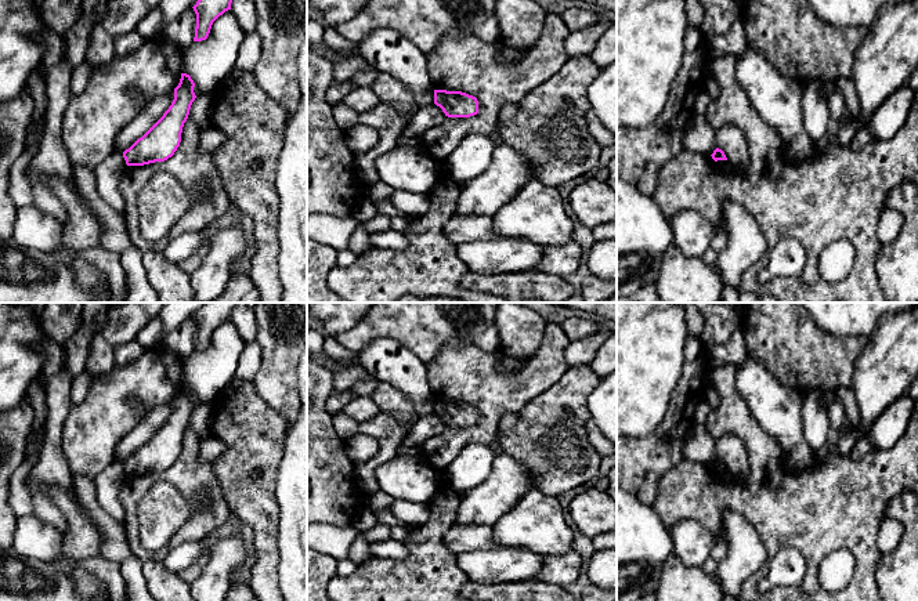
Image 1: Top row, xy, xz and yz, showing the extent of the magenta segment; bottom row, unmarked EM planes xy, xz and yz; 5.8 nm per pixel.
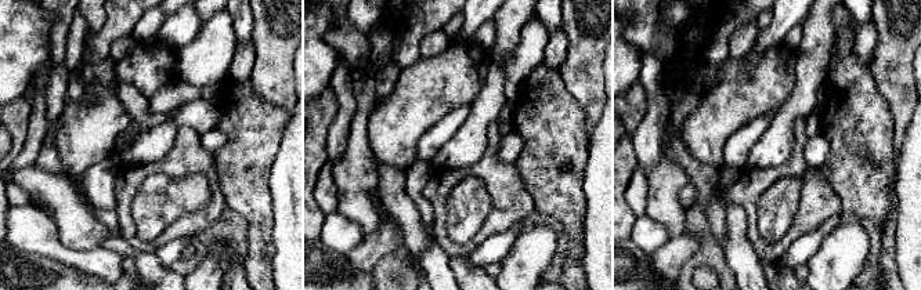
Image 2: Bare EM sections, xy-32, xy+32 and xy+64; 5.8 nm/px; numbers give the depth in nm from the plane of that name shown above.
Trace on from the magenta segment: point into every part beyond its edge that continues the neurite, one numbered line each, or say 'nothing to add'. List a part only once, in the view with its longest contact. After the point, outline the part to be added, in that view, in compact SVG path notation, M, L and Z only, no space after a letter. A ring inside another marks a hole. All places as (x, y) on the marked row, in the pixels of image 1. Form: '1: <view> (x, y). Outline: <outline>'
nothing to add

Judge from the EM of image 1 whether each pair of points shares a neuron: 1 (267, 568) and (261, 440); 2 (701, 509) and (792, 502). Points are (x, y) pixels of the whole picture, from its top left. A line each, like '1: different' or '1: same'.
1: same
2: same

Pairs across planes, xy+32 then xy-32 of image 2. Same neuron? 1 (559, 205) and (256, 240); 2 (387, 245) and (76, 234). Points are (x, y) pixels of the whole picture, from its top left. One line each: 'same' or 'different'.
1: same
2: same

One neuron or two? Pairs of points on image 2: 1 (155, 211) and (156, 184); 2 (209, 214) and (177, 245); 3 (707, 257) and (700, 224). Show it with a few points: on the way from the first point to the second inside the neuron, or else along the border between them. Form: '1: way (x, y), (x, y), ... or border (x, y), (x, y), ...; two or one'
1: way (155, 205), (155, 191); one
2: border (188, 235), (170, 239), (155, 249); two
3: way (707, 249), (703, 232); one

